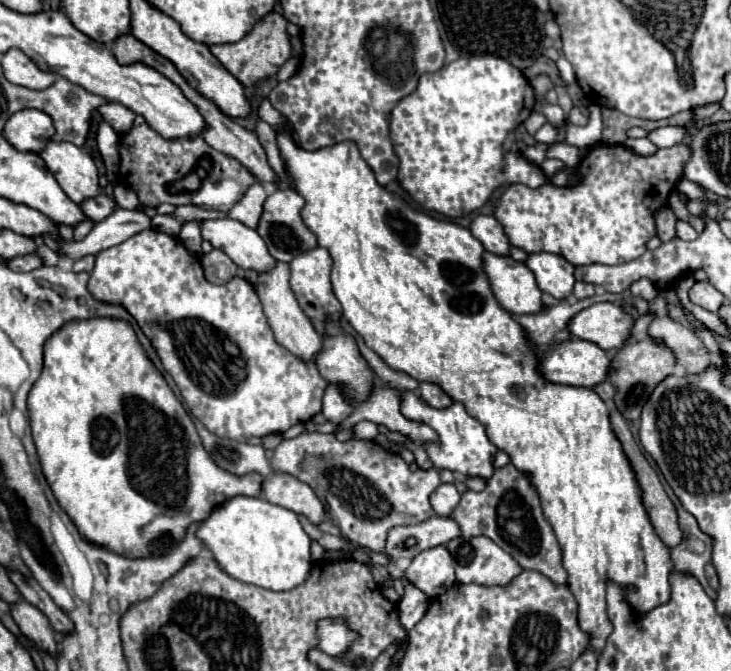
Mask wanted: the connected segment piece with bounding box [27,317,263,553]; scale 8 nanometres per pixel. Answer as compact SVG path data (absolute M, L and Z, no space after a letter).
M113 317L67 321L61 329L57 329L47 339L43 357L45 357L45 363L43 363L41 377L33 383L29 397L27 397L31 433L33 433L33 441L37 447L43 475L45 475L55 499L59 501L61 509L65 509L65 513L71 517L71 521L77 525L81 537L87 537L87 541L97 543L97 545L107 545L107 549L115 549L115 553L143 553L143 549L147 549L147 541L151 541L151 537L155 537L155 533L163 533L163 529L171 529L171 533L183 533L183 529L187 529L191 523L205 521L215 505L221 505L223 501L237 497L237 495L251 495L251 497L259 495L259 485L263 481L263 477L259 473L247 473L247 475L239 477L225 469L219 469L211 461L211 457L207 455L207 451L201 445L201 439L197 435L197 429L195 429L191 417L187 415L181 401L175 397L175 393L167 385L161 371L157 371L157 367L147 357L131 323L127 323L123 319L113 319Z

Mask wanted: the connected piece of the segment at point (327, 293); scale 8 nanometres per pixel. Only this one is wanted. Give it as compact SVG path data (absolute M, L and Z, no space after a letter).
M315 247L311 251L299 253L297 257L293 257L289 261L289 271L291 271L289 283L291 283L291 289L293 289L301 309L307 313L307 317L313 323L317 323L317 321L323 323L323 313L331 313L331 317L335 317L335 319L341 317L341 303L337 301L337 297L335 297L335 293L331 289L331 281L329 281L331 265L333 265L333 259L327 253L327 249L323 249L323 247Z

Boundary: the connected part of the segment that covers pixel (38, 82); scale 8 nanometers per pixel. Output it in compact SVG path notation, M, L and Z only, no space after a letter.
M9 49L3 55L1 65L3 65L5 77L11 83L33 89L33 91L47 89L55 81L53 73L43 73L25 53L19 53L19 49Z

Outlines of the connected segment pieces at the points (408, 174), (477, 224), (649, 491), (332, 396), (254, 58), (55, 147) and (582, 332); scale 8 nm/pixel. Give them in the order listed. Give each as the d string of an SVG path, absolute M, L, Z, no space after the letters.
M493 55L461 57L461 59L453 61L453 63L449 63L447 67L439 69L437 73L427 73L427 75L423 75L423 77L419 79L417 91L411 93L409 97L405 97L403 101L399 101L397 107L395 107L393 113L391 113L391 139L393 139L395 151L397 151L399 159L401 159L401 165L399 165L399 181L401 181L401 185L403 185L403 187L411 193L411 197L413 197L415 201L419 201L425 209L435 211L435 213L441 213L441 215L445 215L445 217L461 217L461 215L467 215L467 213L479 209L479 207L491 197L493 189L499 187L499 185L503 185L503 183L523 183L523 185L533 187L533 189L539 187L539 185L543 185L543 183L547 181L547 177L543 175L543 171L541 171L537 165L529 163L525 157L517 157L515 153L505 153L505 151L503 151L503 143L505 143L509 131L517 129L517 127L529 117L529 113L533 111L533 105L535 105L535 95L533 95L533 87L529 85L527 77L525 77L517 67L513 67L509 61L505 61L505 59L501 59L501 57L493 57Z
M477 215L471 221L469 229L481 241L485 251L491 251L495 255L509 255L509 241L507 241L499 221L495 221L495 217L491 217L491 215Z
M611 409L611 411L609 411L609 421L611 421L611 429L613 429L613 433L615 433L617 439L621 441L623 453L627 455L627 459L629 459L629 463L631 463L631 469L633 469L635 479L637 479L639 489L641 489L641 501L643 501L645 511L647 511L647 515L649 515L649 519L651 519L651 523L653 523L655 533L659 535L659 539L661 539L667 547L675 545L675 541L679 541L679 523L675 521L675 507L673 507L671 499L667 497L667 493L665 493L665 489L663 489L663 485L661 485L657 473L653 471L653 467L649 465L649 461L647 461L647 459L643 457L643 453L639 451L637 443L635 443L633 437L631 437L631 431L629 431L627 421L621 417L621 413L619 413L617 409Z
M329 385L325 389L325 397L323 397L325 419L333 421L333 423L341 423L351 413L353 413L353 405L347 405L347 401L343 401L343 395L339 393L339 389L331 389L331 385Z
M271 11L261 21L257 21L253 25L251 33L247 33L241 41L223 43L223 45L209 45L209 49L221 61L221 65L231 75L235 75L243 85L255 85L261 79L275 75L277 69L291 57L291 45L289 45L285 25L287 25L287 19L281 13Z
M47 141L39 157L71 201L81 203L101 193L97 167L81 147L65 141Z
M595 303L567 323L567 331L583 341L595 343L605 351L619 349L631 335L633 315L617 303Z

